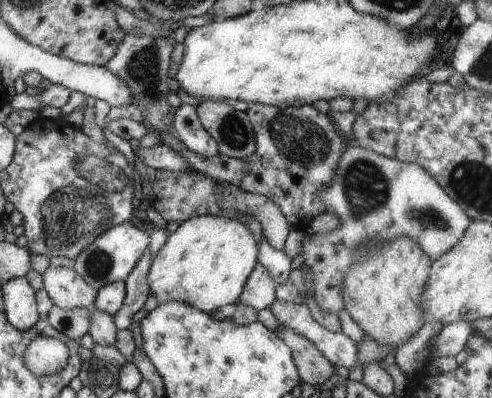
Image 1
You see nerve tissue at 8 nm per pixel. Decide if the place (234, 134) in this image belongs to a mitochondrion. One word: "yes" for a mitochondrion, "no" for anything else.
yes

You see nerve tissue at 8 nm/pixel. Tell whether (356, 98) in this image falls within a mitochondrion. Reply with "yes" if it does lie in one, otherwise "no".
no

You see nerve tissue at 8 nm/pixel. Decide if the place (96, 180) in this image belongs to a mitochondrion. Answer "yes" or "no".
yes

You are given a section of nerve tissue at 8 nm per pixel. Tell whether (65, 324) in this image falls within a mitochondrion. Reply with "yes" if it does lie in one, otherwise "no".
no

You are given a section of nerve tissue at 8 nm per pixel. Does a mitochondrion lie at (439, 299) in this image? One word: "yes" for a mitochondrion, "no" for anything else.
no

